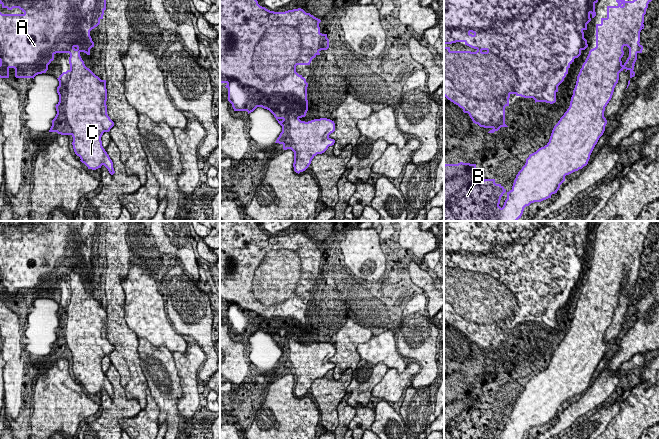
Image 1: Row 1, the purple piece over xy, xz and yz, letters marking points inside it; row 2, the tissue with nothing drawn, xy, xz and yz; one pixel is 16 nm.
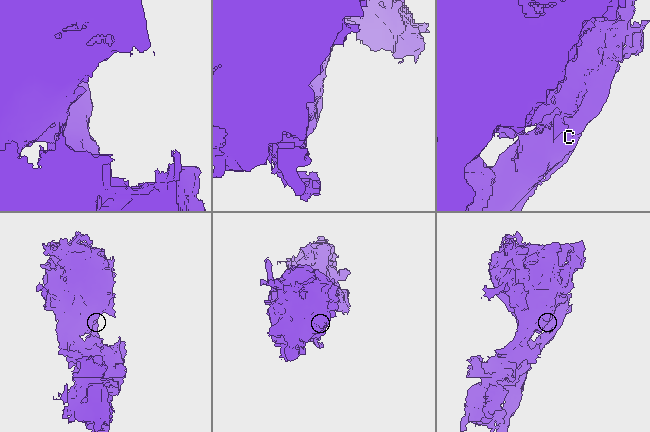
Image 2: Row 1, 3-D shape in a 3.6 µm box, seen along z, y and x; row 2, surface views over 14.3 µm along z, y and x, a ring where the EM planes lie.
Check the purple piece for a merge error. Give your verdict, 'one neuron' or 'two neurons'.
two neurons

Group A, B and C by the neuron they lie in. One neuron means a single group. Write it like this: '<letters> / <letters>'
A B / C

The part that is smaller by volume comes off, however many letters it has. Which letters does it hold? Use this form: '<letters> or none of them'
C

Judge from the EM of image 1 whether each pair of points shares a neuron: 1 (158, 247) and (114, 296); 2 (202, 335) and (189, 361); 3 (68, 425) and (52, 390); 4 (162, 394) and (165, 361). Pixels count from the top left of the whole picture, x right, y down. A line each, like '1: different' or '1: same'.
1: different
2: different
3: same
4: same

